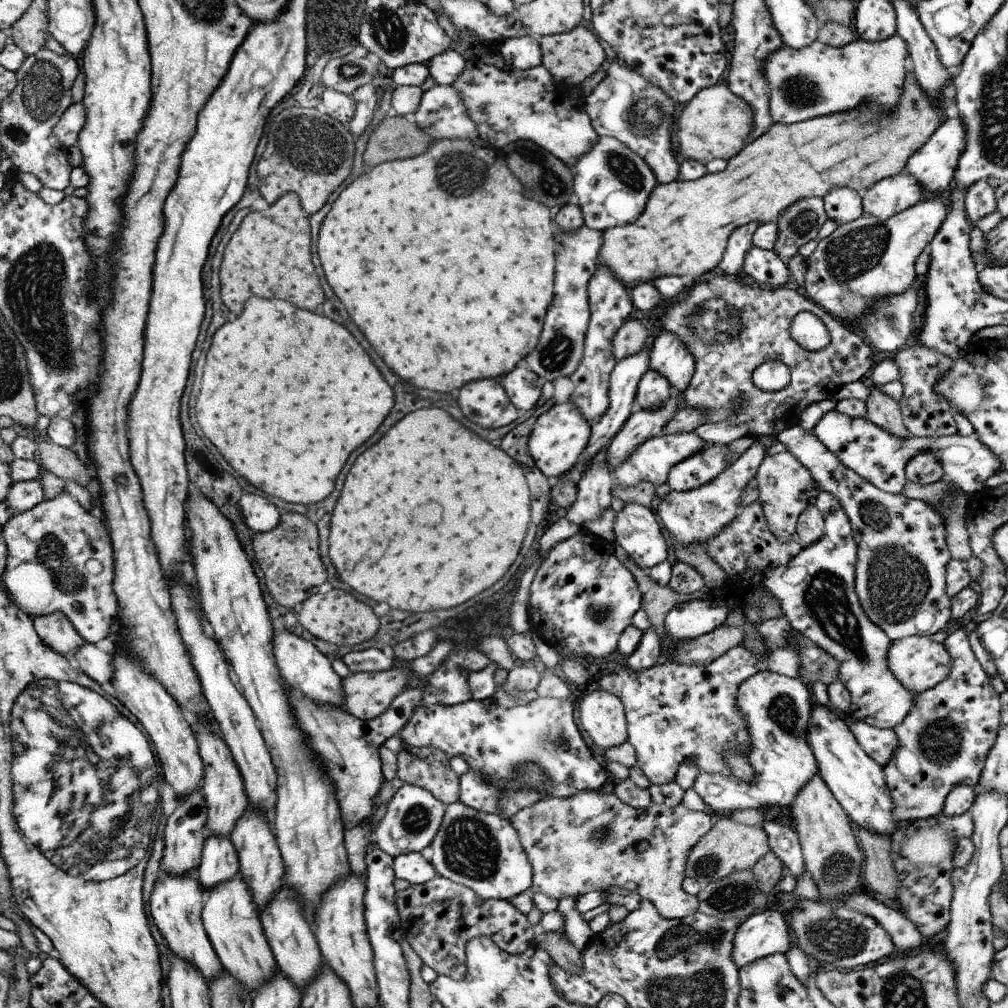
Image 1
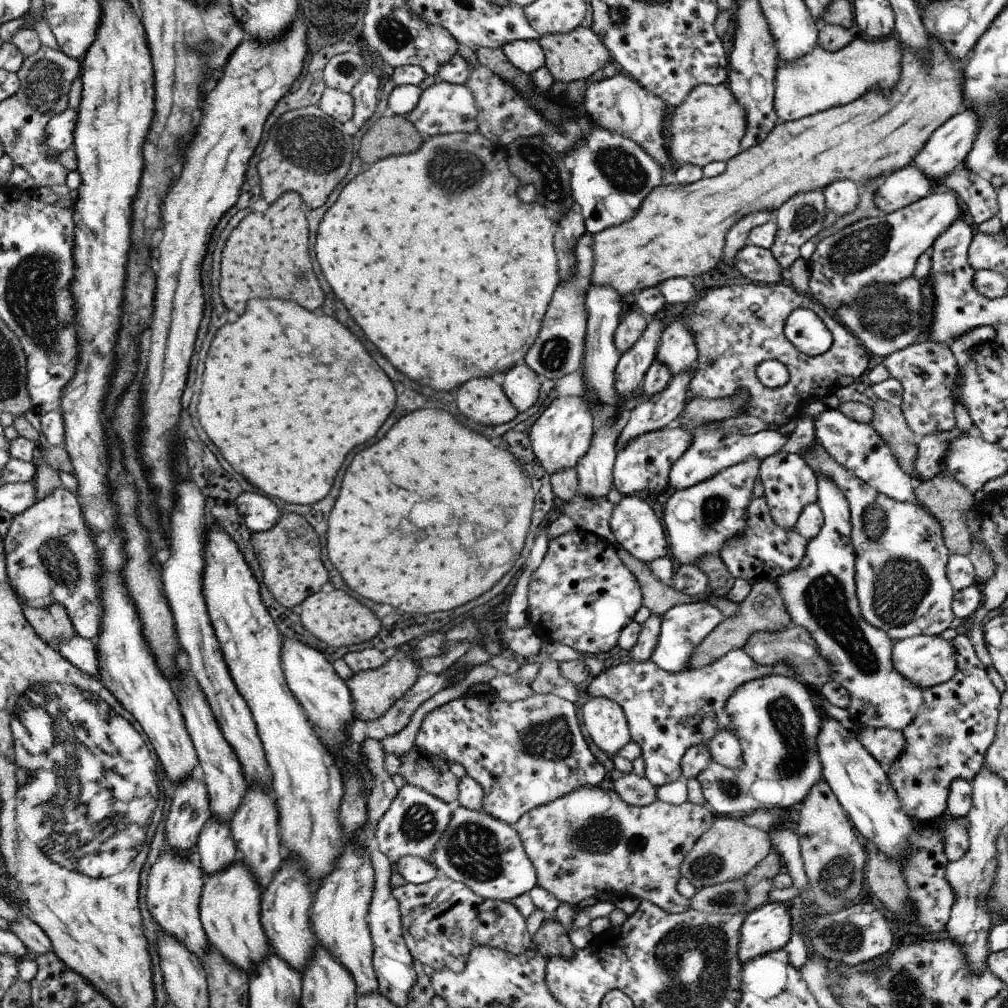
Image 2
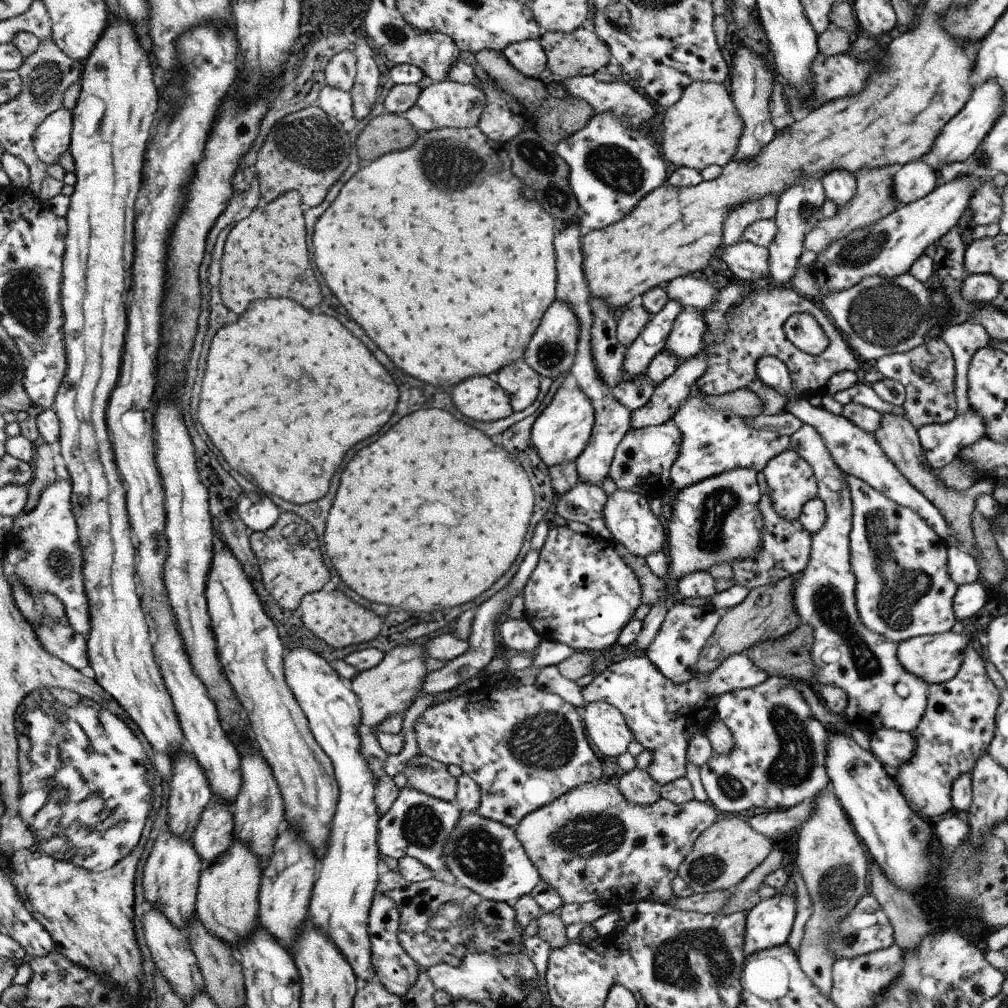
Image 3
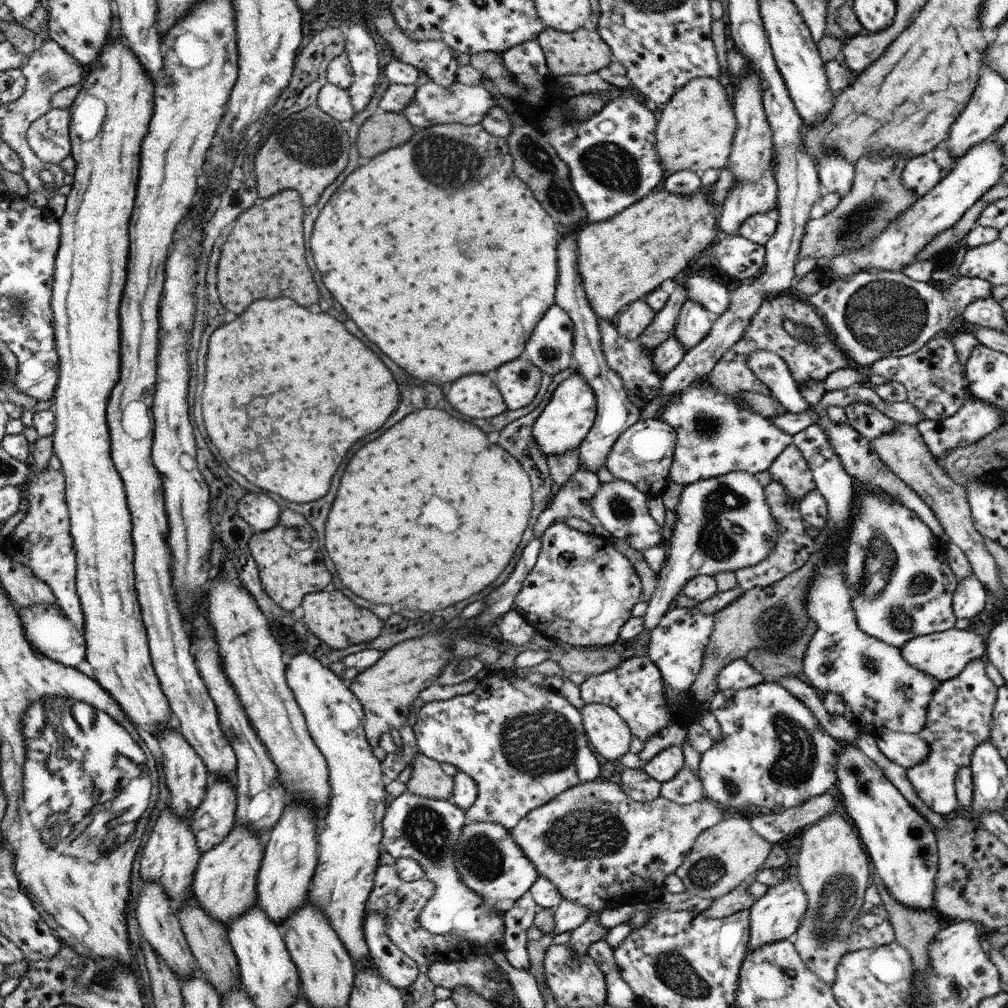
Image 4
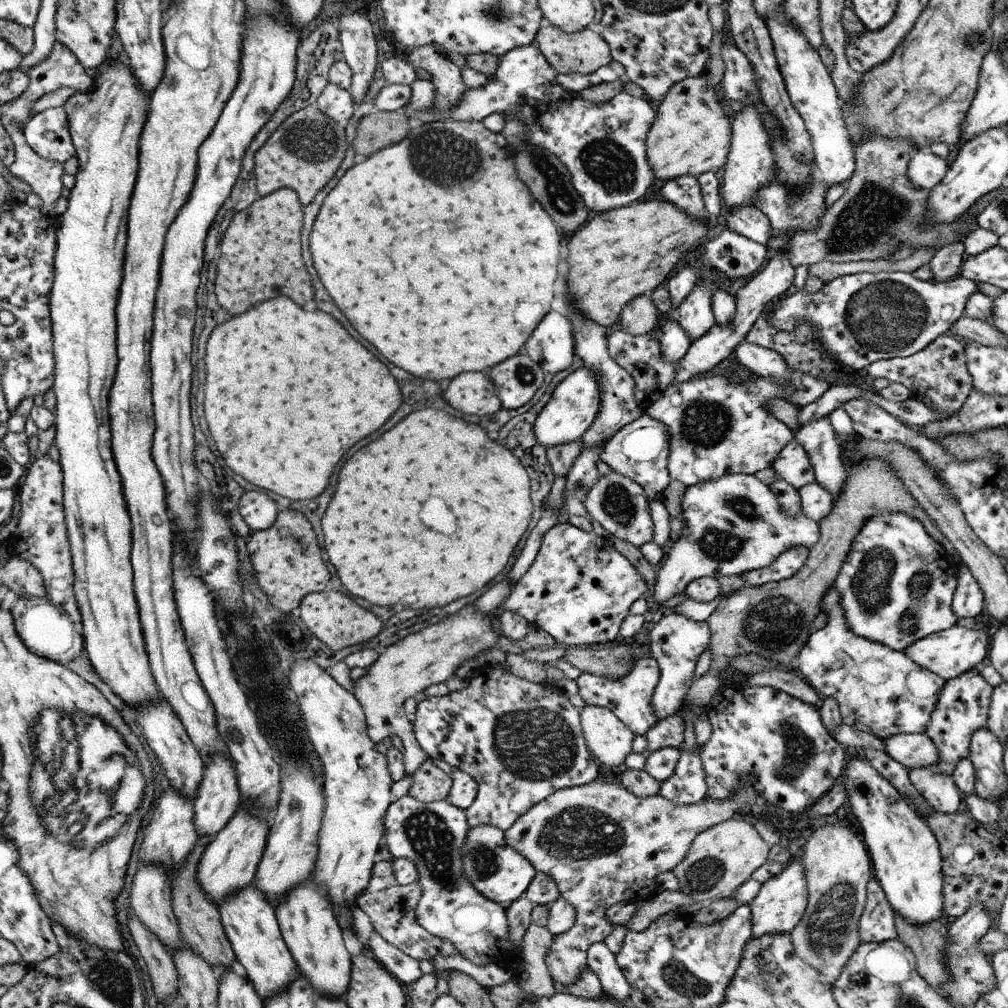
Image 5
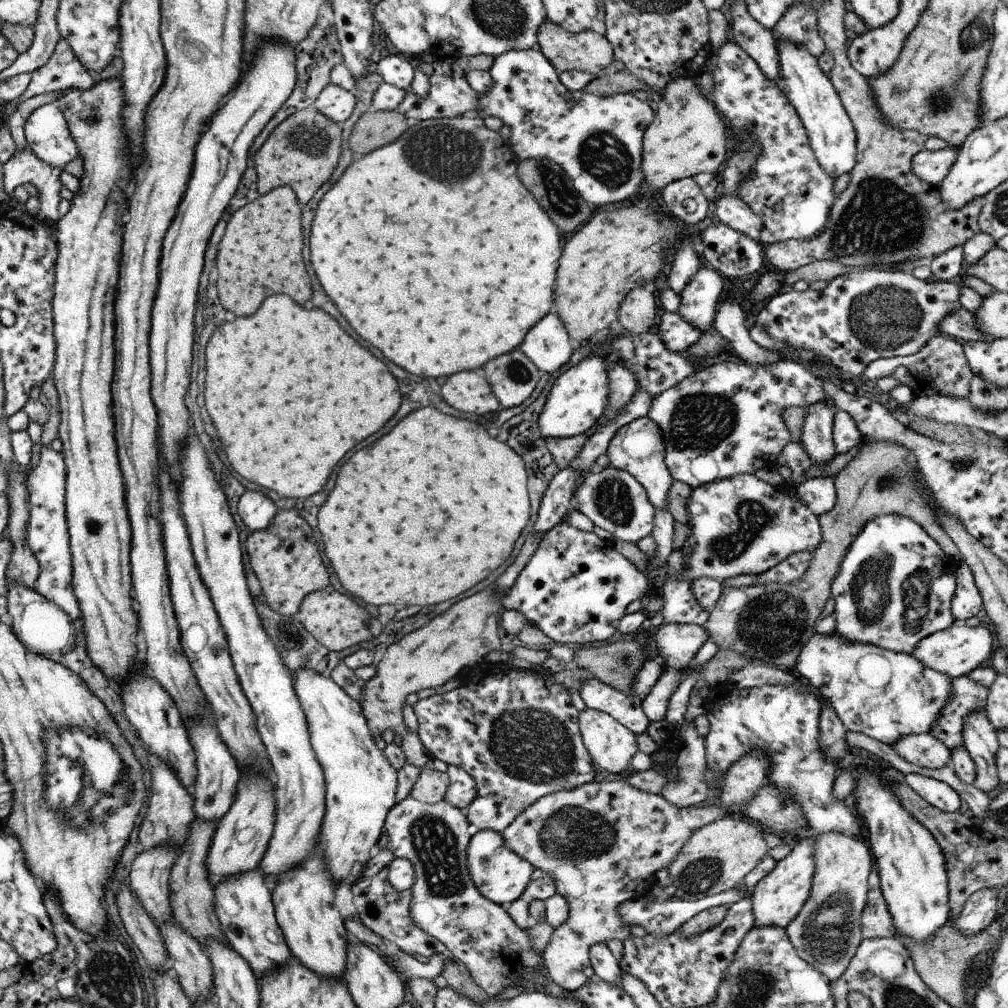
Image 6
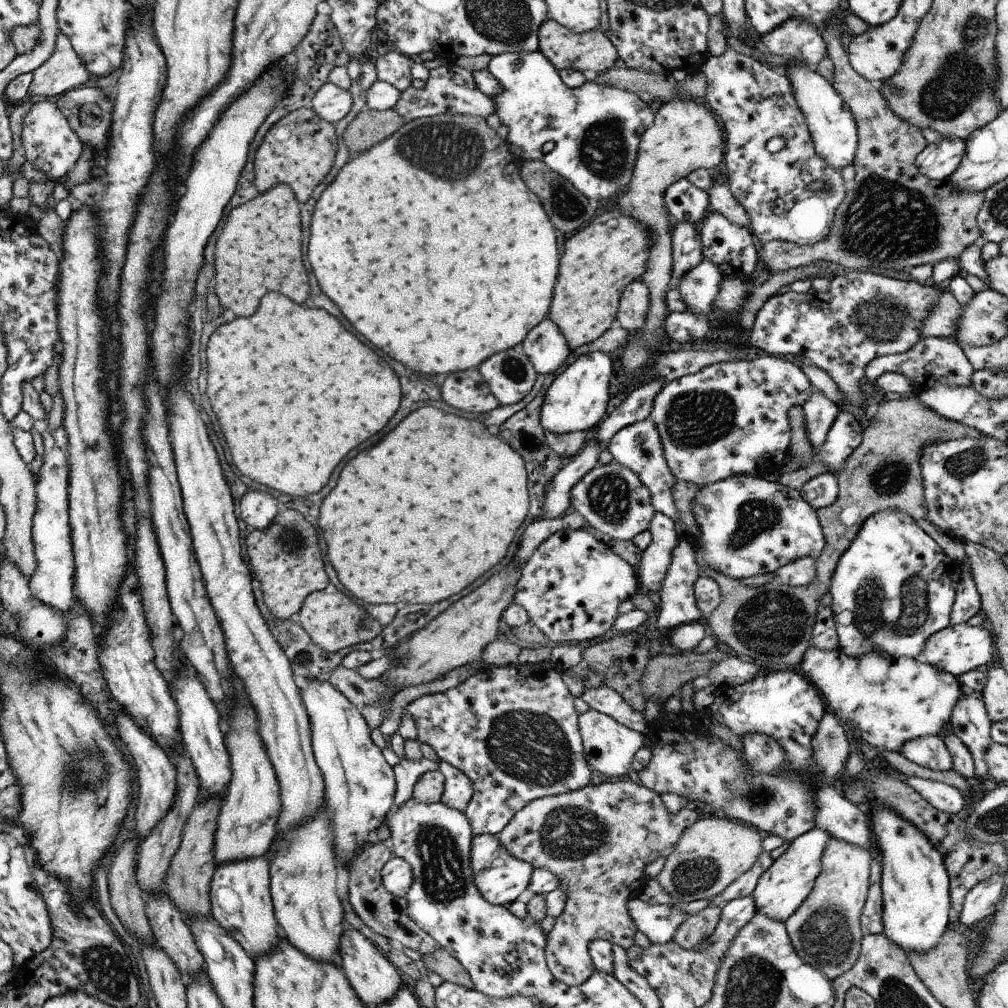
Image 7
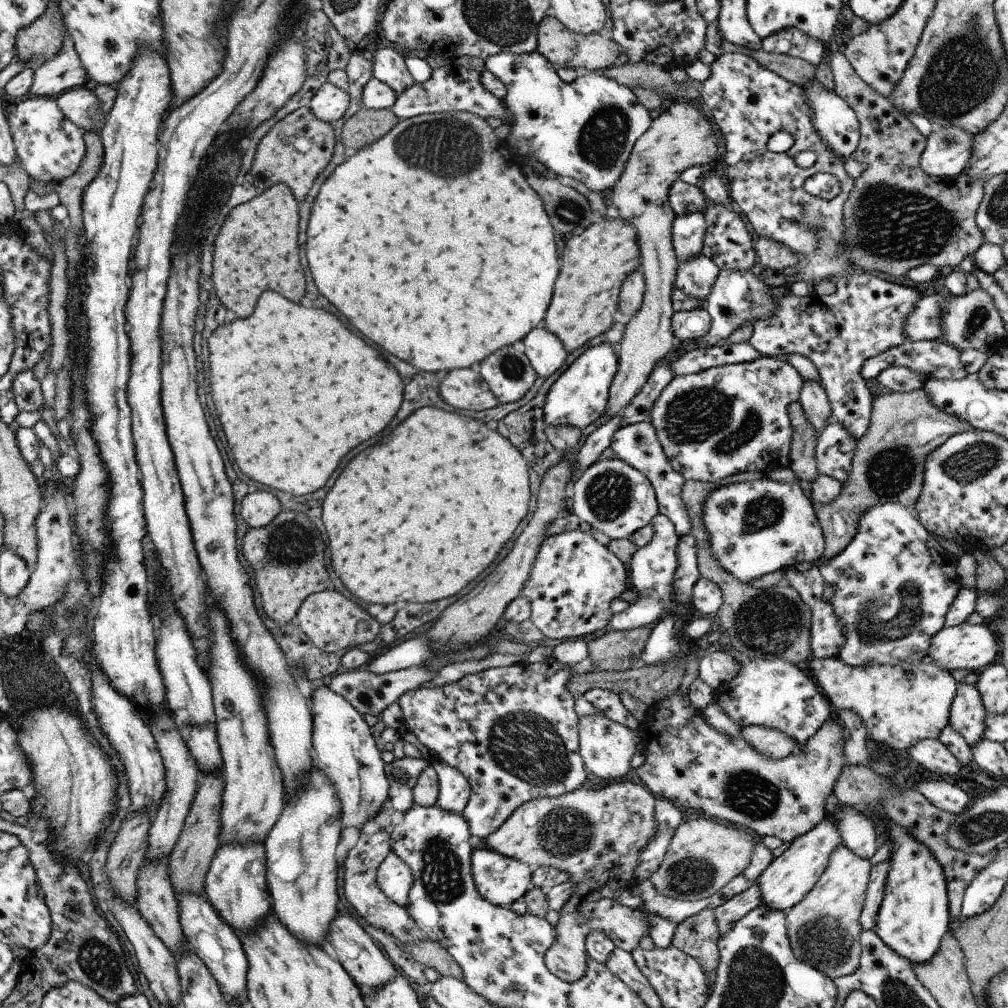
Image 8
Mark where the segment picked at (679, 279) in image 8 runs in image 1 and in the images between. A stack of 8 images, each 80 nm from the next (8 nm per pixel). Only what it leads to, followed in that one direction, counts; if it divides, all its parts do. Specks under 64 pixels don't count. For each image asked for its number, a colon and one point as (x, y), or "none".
1: (668, 357)
2: (677, 350)
3: (685, 340)
4: (694, 322)
5: (694, 315)
6: (700, 299)
7: (699, 288)

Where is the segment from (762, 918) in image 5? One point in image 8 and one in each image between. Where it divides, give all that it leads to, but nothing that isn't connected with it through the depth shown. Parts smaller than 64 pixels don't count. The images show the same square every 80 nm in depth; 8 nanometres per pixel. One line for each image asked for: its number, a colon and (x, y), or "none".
6: (777, 899)
7: (780, 891)
8: (788, 878)

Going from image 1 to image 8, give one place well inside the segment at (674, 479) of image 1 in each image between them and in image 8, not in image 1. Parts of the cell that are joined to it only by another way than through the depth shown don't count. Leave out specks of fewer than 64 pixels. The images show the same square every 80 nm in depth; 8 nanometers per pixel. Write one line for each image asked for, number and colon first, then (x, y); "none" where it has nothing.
2: (711, 450)
3: (713, 442)
4: (716, 433)
5: (716, 427)
6: (722, 421)
7: (729, 419)
8: (725, 420)

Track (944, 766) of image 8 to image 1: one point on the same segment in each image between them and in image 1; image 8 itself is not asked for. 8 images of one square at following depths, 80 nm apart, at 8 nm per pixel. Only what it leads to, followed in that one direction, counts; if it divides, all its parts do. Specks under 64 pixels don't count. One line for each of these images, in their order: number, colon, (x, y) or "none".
1: (879, 744)
2: (884, 744)
3: (892, 748)
4: (905, 749)
5: (913, 750)
6: (924, 750)
7: (930, 751)

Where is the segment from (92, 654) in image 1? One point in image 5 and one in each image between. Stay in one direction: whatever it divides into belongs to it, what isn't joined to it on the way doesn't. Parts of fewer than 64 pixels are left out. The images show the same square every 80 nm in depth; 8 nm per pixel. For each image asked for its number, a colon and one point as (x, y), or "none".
2: (82, 652)
3: (71, 647)
4: (48, 628)
5: (47, 630)

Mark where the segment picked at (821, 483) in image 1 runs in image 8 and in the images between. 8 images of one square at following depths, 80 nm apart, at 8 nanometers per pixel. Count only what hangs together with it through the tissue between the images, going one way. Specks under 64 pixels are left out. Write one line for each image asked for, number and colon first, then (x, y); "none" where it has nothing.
2: (901, 582)
3: (903, 589)
4: (897, 567)
5: (896, 586)
6: (895, 586)
7: (894, 587)
8: (893, 585)

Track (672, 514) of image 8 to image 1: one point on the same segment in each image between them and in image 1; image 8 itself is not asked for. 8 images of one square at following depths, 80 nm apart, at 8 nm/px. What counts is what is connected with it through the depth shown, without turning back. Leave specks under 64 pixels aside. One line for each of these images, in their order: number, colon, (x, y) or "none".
1: (652, 461)
2: (644, 463)
3: (643, 459)
4: (642, 456)
5: (640, 451)
6: (639, 447)
7: (638, 446)

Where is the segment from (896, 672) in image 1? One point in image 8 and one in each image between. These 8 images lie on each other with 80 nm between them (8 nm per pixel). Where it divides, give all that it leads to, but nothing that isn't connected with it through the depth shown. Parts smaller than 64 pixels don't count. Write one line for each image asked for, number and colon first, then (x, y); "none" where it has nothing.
2: (926, 661)
3: (935, 659)
4: (943, 655)
5: (948, 653)
6: (957, 650)
7: (957, 649)
8: (968, 647)

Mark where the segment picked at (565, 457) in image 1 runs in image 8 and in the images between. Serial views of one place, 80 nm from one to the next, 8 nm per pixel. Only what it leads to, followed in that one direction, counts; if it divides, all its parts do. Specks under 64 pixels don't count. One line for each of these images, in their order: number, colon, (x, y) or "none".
2: (561, 436)
3: (561, 433)
4: (566, 421)
5: (567, 416)
6: (577, 400)
7: (576, 400)
8: (578, 398)

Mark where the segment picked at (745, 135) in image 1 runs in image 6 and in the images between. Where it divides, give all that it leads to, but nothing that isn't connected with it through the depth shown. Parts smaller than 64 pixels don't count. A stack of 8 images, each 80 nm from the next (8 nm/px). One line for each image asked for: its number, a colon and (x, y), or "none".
2: (708, 126)
3: (703, 128)
4: (697, 127)
5: (691, 135)
6: (688, 136)

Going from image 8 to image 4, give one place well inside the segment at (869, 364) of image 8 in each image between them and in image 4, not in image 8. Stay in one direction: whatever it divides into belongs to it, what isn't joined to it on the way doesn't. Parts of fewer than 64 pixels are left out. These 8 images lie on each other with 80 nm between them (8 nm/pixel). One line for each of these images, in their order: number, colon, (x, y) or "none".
4: (936, 385)
5: (938, 376)
6: (940, 367)
7: (931, 361)

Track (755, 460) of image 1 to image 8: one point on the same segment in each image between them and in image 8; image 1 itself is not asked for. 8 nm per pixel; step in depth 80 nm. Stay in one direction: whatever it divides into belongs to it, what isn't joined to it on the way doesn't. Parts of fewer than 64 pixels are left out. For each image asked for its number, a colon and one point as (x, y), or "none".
2: (699, 520)
3: (717, 520)
4: (724, 523)
5: (732, 525)
6: (742, 525)
7: (748, 525)
8: (757, 527)

